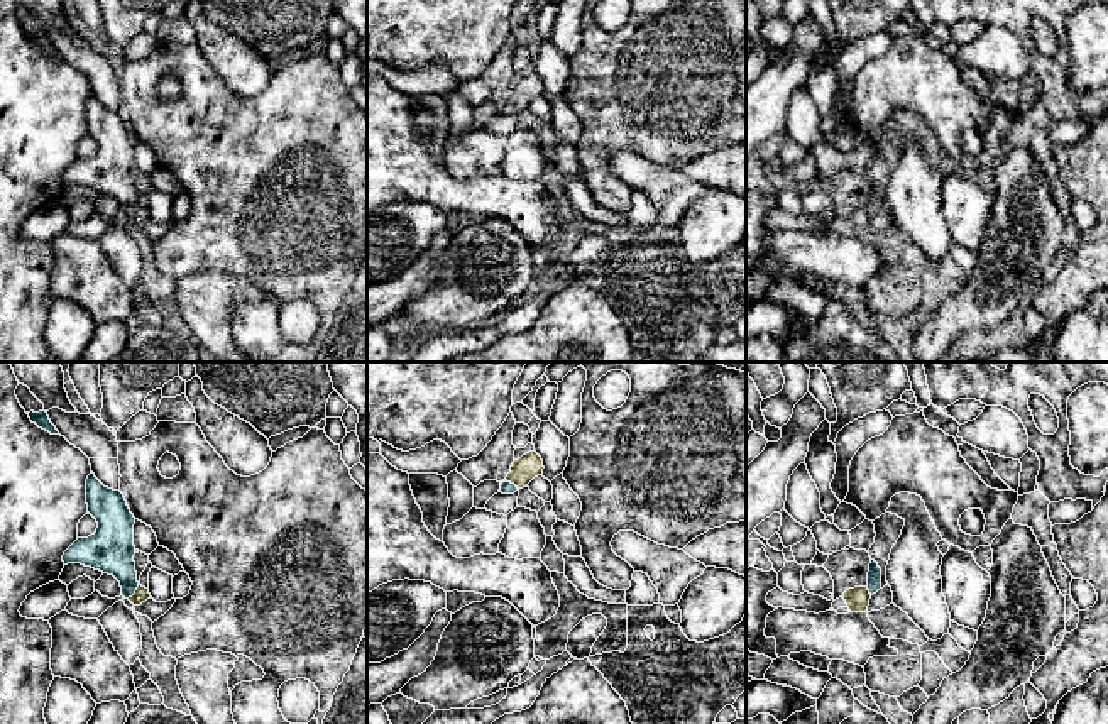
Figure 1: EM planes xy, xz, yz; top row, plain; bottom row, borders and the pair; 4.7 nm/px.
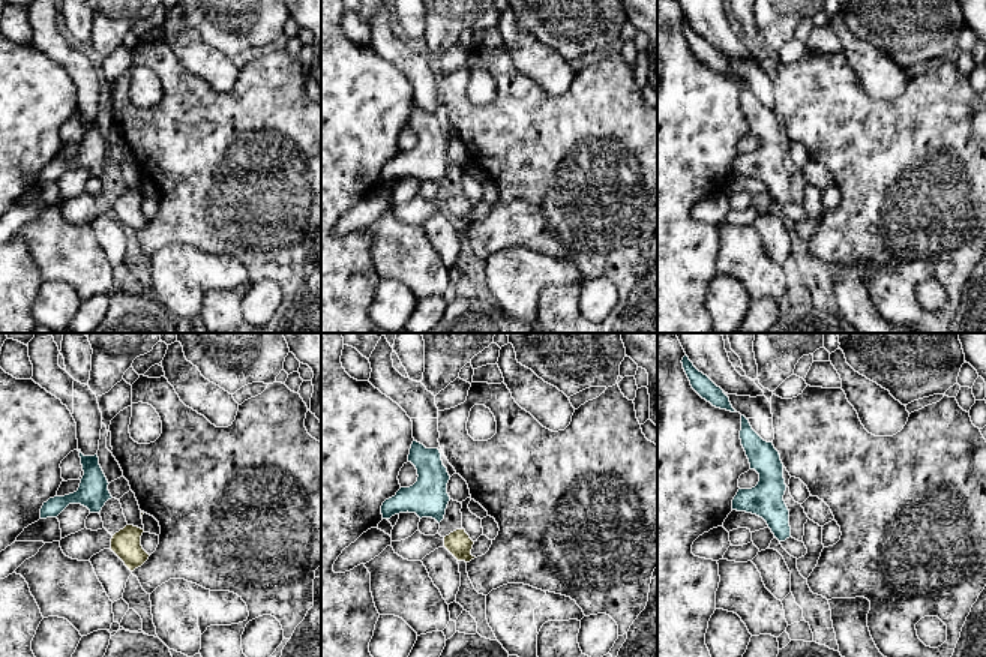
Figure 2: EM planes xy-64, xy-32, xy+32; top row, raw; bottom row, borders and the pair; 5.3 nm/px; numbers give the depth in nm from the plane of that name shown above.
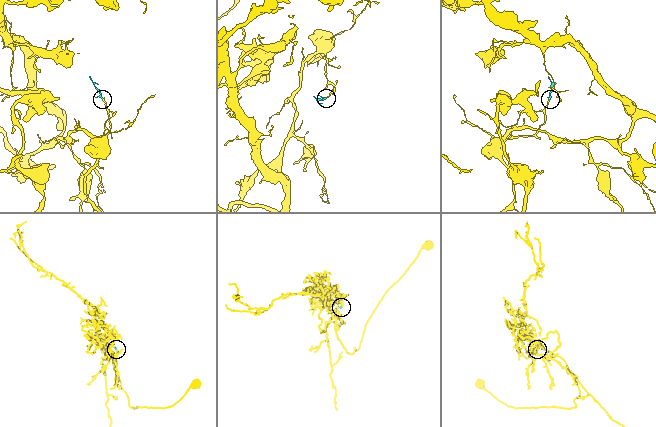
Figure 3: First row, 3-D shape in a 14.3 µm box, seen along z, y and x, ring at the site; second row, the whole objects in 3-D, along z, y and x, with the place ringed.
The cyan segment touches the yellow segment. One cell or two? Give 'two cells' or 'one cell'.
one cell

